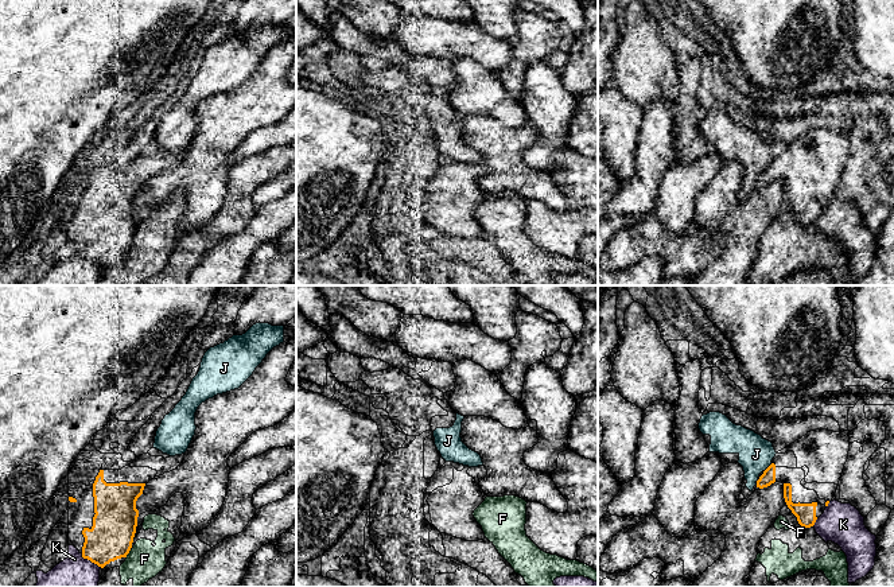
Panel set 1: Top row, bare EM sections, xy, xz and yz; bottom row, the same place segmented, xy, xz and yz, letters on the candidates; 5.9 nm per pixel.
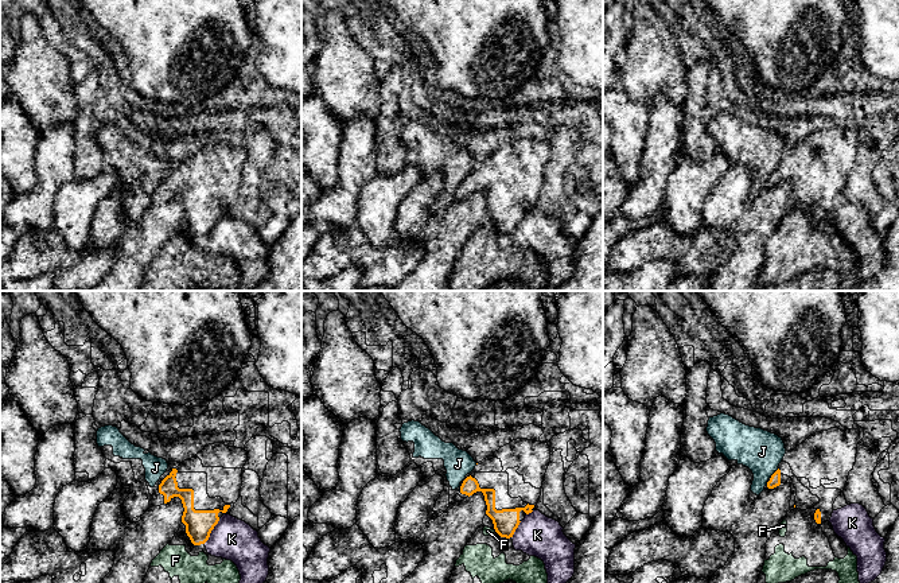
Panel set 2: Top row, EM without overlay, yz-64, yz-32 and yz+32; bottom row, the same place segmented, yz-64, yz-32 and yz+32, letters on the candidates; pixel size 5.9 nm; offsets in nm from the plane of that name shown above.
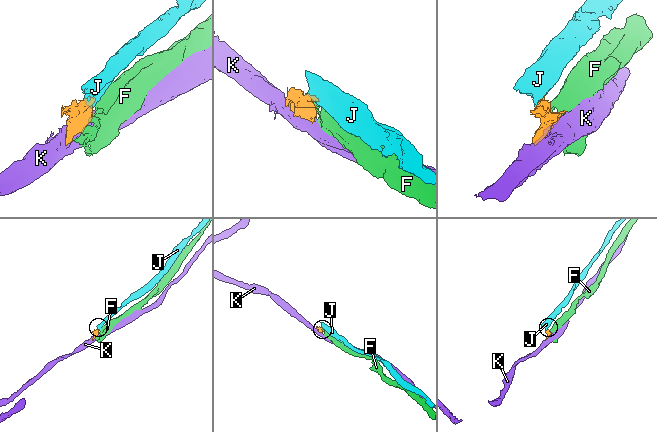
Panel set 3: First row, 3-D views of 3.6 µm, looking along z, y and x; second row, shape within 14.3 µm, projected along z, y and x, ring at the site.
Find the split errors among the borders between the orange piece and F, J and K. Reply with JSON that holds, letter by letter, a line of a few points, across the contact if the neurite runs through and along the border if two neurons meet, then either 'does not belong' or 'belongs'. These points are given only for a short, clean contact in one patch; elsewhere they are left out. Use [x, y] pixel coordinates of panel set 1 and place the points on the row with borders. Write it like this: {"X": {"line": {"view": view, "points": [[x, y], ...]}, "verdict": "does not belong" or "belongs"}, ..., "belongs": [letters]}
{"F": {"verdict": "does not belong"}, "J": {"line": {"view": "yz", "points": [[772, 463], [764, 471]]}, "verdict": "does not belong"}, "K": {"verdict": "does not belong"}, "belongs": []}

